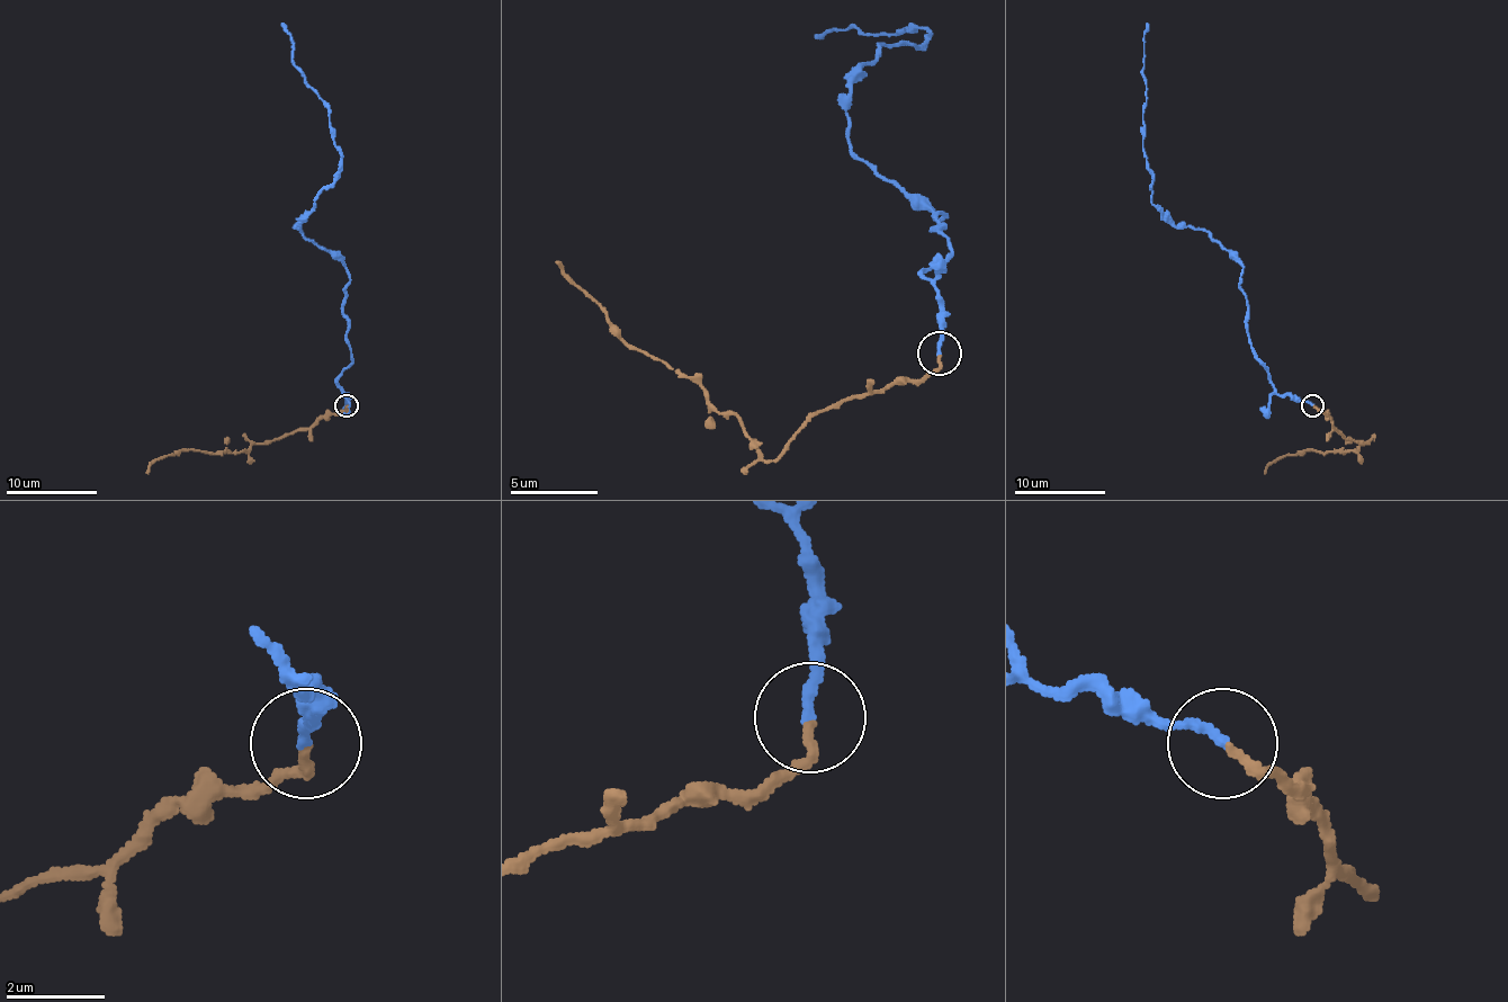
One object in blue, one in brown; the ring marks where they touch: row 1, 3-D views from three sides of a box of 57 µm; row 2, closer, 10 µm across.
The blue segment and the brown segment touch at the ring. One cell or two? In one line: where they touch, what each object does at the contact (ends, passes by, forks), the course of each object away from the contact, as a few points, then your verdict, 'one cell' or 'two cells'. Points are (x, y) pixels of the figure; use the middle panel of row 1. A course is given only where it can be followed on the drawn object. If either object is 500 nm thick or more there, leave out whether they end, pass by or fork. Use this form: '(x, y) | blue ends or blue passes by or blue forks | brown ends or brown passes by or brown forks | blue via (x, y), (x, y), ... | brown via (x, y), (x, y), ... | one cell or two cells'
(940, 354) | blue ends | brown ends | blue via (939, 352), (939, 286), (921, 274), (947, 216), (855, 155), (846, 95), (881, 46), (930, 33), (816, 37) | brown via (939, 357), (921, 378), (895, 378), (828, 404), (768, 462), (733, 413), (719, 413), (624, 339), (558, 260) | one cell

